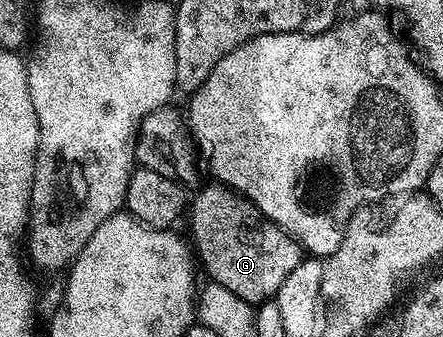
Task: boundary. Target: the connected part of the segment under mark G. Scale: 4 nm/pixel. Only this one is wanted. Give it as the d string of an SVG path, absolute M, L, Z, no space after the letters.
M221 183L209 184L203 184L188 205L189 240L200 265L202 260L206 268L205 276L220 283L220 287L228 287L232 295L240 295L240 299L255 307L277 298L284 279L288 279L304 260L302 246L279 225L262 216L262 212L245 197Z

